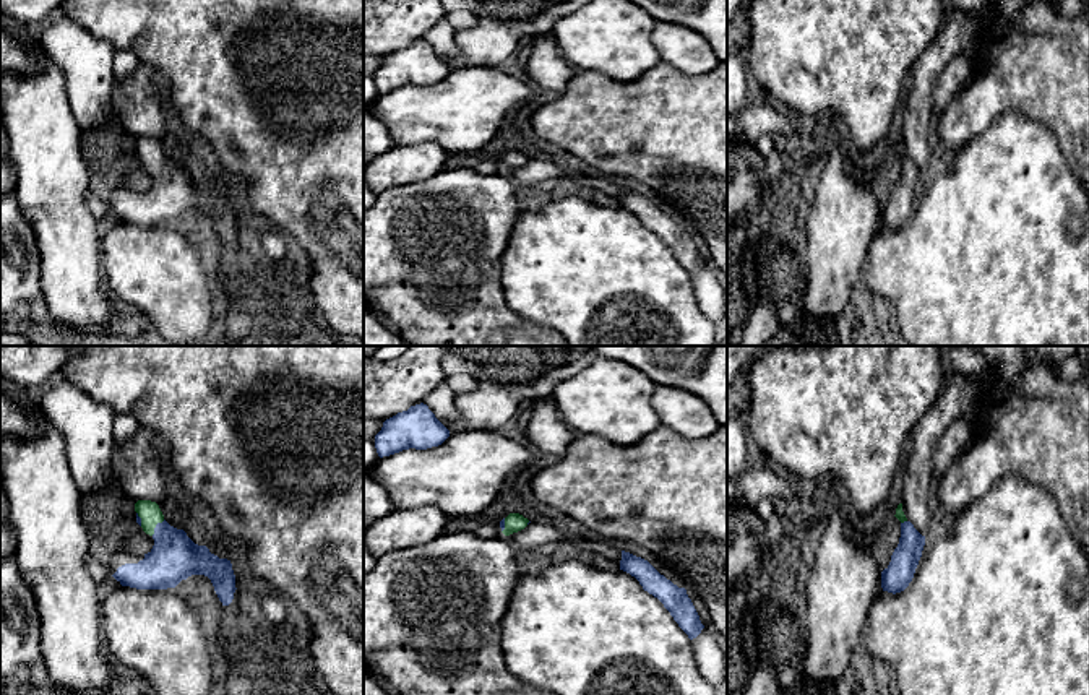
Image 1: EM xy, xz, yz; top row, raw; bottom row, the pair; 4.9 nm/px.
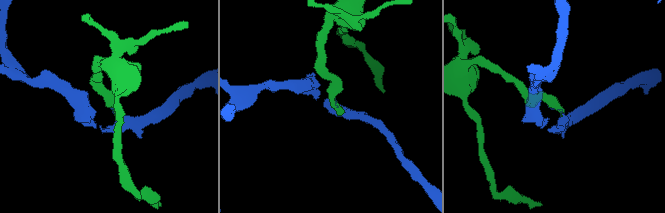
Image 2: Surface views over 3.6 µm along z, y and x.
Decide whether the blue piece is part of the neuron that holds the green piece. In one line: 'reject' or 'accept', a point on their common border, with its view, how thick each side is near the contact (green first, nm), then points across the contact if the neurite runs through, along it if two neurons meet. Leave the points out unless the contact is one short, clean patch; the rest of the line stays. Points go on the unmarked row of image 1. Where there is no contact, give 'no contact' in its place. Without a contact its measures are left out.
accept; contact xy (154, 163); calibres 110 and 240 nm; way xy (150, 148), (154, 163), (172, 182), (174, 194)

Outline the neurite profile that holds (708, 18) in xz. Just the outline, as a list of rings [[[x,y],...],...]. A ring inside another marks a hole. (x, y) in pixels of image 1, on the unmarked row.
[[[630,0],[657,23],[674,23],[701,34],[721,63],[727,63],[727,0]]]

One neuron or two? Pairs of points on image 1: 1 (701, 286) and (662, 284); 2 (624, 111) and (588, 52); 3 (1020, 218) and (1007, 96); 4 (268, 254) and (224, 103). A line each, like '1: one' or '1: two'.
1: two
2: two
3: two
4: two

